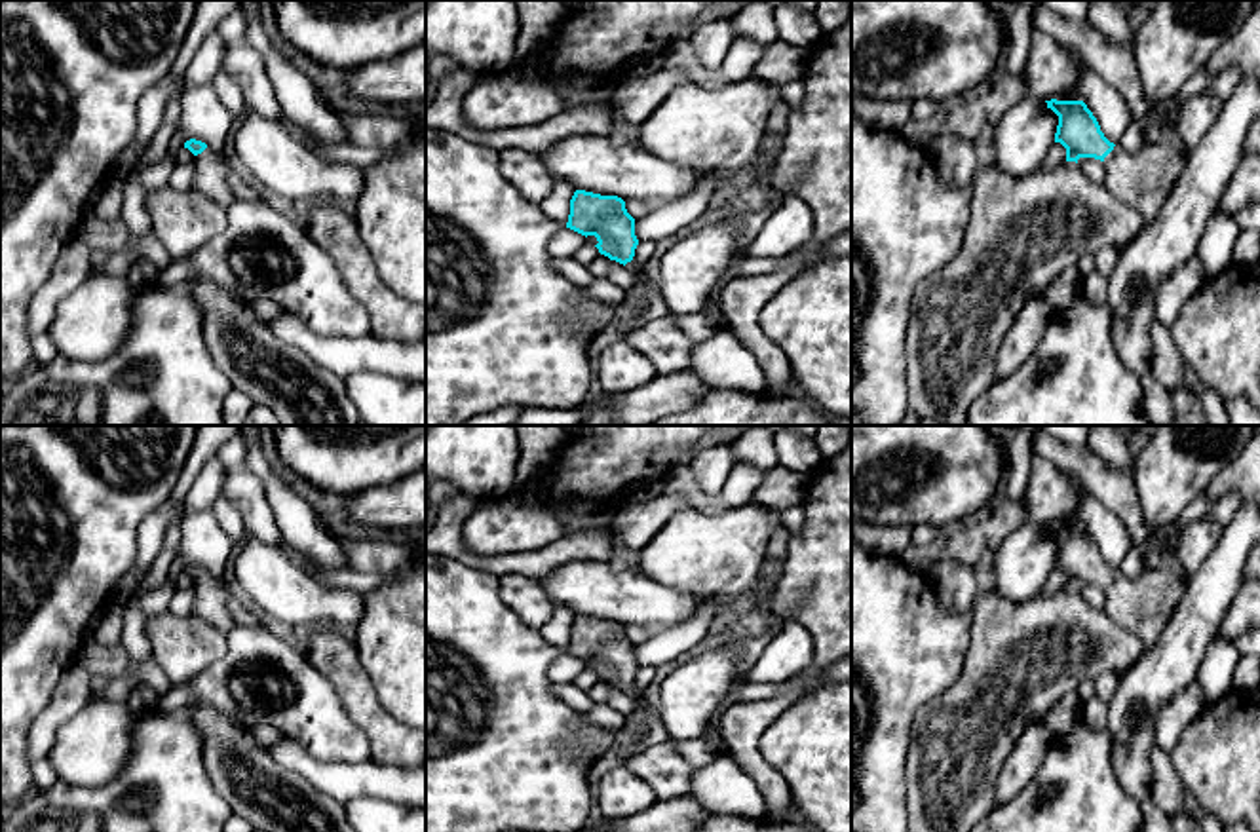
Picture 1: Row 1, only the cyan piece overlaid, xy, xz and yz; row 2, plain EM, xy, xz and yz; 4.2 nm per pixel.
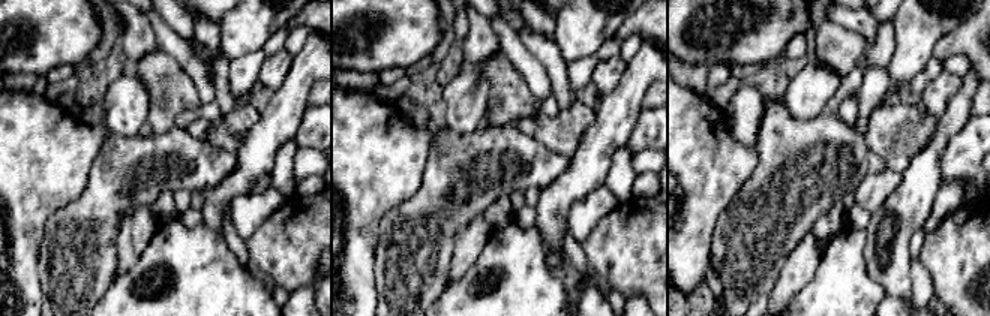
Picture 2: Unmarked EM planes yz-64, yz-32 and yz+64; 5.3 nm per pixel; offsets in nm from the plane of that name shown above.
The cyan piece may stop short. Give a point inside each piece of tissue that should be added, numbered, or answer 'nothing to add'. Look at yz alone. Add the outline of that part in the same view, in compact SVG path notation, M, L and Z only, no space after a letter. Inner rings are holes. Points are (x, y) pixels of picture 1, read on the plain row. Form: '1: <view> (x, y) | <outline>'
1: yz (1143, 606) | M1169 568L1142 570L1129 579L1119 570L1104 583L1104 612L1112 623L1121 625L1154 648L1165 631L1173 612L1186 593L1186 577Z

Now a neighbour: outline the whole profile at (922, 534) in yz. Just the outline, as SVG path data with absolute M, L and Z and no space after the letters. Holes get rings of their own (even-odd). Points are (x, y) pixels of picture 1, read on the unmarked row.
M918 524L910 528L910 545L912 547L926 547L939 536L946 534L948 530L937 528L933 524Z

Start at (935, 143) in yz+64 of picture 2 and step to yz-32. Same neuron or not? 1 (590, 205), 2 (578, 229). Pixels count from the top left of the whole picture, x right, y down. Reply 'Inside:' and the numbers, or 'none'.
Inside: none

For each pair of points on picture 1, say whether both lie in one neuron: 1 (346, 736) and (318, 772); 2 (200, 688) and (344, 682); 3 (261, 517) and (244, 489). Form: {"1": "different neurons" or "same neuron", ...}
{"1": "different neurons", "2": "different neurons", "3": "same neuron"}

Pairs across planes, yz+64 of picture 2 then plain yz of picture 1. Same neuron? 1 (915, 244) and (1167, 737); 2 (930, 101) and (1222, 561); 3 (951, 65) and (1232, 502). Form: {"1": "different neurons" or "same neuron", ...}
{"1": "same neuron", "2": "different neurons", "3": "same neuron"}

